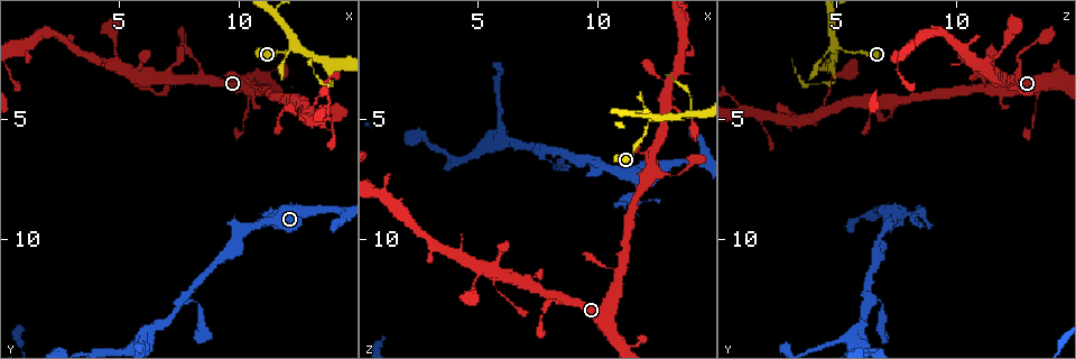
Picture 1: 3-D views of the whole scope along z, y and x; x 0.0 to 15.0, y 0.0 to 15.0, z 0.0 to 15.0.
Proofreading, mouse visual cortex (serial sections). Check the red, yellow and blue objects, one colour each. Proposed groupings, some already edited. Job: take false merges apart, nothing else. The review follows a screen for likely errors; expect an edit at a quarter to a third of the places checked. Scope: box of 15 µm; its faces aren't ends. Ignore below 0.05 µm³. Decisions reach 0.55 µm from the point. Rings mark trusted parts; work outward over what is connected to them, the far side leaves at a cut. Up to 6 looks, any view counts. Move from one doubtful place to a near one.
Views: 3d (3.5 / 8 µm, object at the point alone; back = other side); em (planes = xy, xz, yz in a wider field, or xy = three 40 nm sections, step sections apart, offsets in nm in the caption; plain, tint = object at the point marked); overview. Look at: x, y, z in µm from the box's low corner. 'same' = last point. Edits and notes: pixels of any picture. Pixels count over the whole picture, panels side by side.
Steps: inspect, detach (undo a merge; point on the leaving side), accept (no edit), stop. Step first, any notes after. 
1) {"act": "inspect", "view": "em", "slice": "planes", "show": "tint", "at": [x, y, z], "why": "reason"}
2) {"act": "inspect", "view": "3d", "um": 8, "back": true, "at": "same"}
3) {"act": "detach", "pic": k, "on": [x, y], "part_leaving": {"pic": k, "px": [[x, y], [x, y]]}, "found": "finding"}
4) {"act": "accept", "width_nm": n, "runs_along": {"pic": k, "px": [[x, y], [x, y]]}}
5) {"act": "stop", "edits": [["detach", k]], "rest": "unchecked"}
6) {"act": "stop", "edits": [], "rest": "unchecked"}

{"act": "inspect", "view": "3d", "um": 3.5, "at": [11.4, 9.0, 8.3], "why": "abrupt turn"}

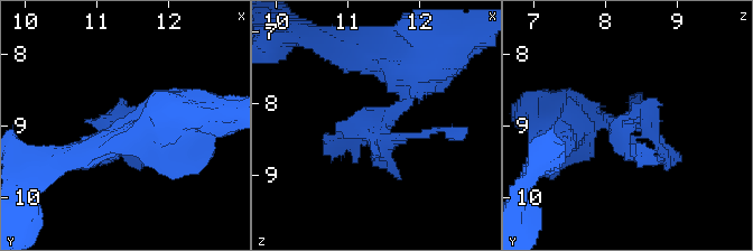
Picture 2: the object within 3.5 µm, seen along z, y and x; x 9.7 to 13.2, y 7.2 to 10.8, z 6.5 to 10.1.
{"act": "inspect", "view": "em", "slice": "xy", "step": 1, "show": "tint", "at": [11.35, 9.05, 8.25]}

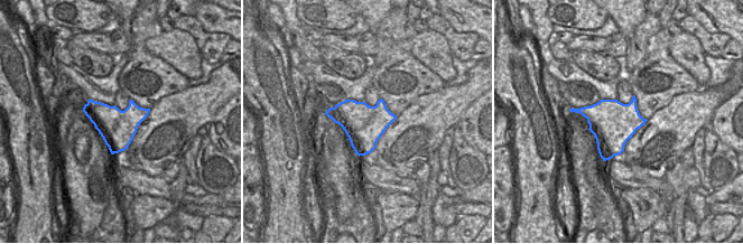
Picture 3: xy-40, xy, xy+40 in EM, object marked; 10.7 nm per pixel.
{"act": "accept", "width_nm": 420, "runs_along": {"pic": 2, "px": [[425, 62], [407, 102], [369, 126], [390, 168]]}, "found": "all the same cell"}

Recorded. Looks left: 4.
{"act": "inspect", "view": "3d", "um": 3.5, "at": [12.3, 1.9, 5.0], "why": "sharp bend"}

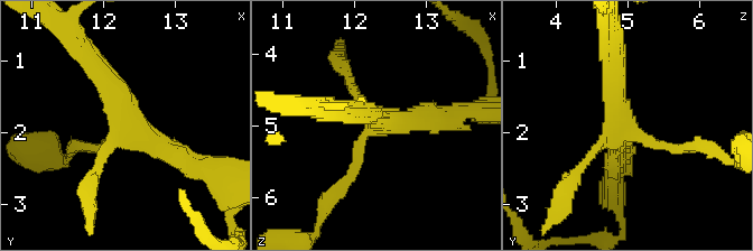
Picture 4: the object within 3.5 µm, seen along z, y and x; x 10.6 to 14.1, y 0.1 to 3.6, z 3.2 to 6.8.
{"act": "accept", "runs_along": {"pic": 4, "px": [[350, 178], [377, 123], [443, 112]]}, "found": "one cell here"}

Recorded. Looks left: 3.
{"act": "inspect", "view": "3d", "um": 3.5, "at": [6.0, 14.2, 5.6], "why": "calibre changes"}

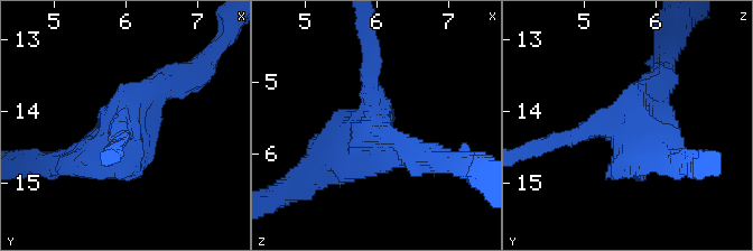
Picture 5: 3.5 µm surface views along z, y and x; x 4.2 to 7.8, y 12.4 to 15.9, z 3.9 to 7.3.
{"act": "inspect", "view": "em", "slice": "xy", "step": 5, "show": "tint", "at": [6.00, 14.20, 5.65], "why": "need the tissue"}

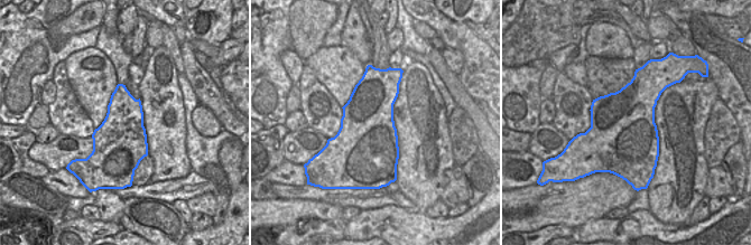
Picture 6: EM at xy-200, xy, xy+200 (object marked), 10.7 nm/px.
{"act": "accept", "found": "one cell here"}

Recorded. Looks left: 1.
{"act": "stop", "edits": [], "rest": "unchecked"}

